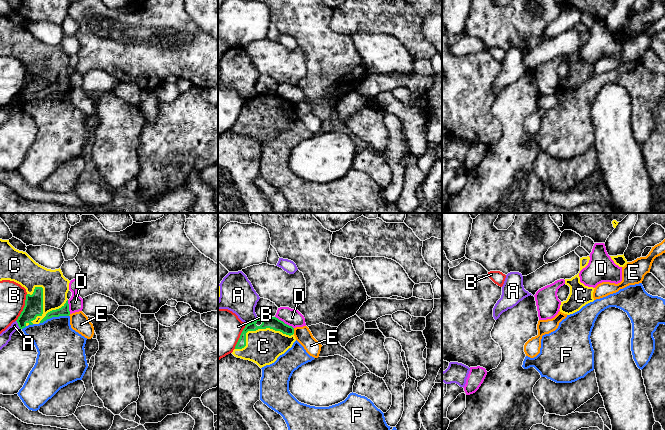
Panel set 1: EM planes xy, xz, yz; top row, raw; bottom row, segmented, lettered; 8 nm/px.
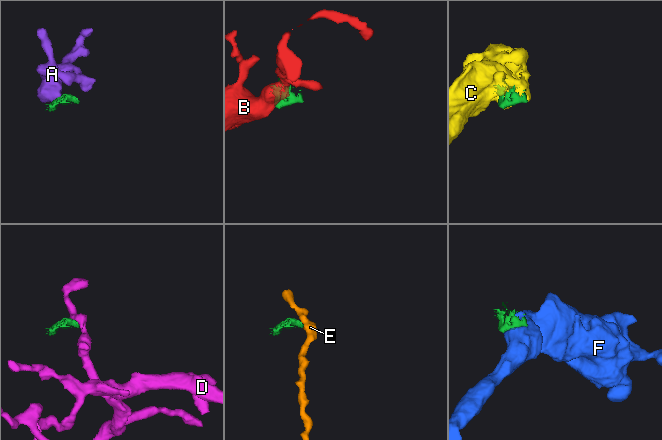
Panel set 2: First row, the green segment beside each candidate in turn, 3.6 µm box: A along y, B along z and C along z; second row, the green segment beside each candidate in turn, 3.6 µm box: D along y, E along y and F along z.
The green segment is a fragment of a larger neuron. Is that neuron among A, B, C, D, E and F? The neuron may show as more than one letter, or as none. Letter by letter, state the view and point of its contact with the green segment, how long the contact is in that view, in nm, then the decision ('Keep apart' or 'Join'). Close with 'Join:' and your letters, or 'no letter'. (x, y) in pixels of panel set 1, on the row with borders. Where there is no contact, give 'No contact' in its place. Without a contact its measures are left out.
A: Touches green at xz (252, 322). Shared border 120 nm. Keep apart
B: Touches green at xy (24, 307). Shared border 240 nm. Keep apart
C: Touches green at xz (258, 328). Shared border 480 nm. Join
D: Touches green at xz (283, 322). Shared border 180 nm. Keep apart
E: Touches green at xz (293, 331). Shared border 50 nm. Keep apart
F: Touches green at xy (54, 316). Shared border 240 nm. Keep apart
Join: C

